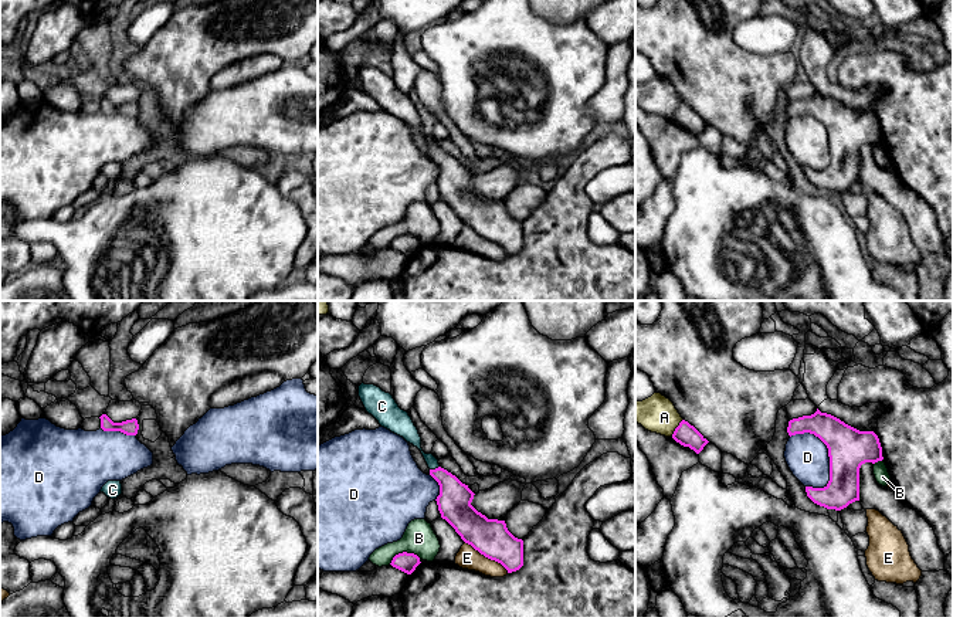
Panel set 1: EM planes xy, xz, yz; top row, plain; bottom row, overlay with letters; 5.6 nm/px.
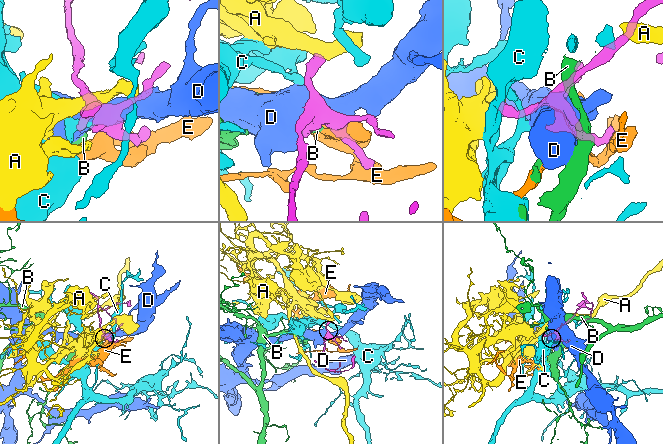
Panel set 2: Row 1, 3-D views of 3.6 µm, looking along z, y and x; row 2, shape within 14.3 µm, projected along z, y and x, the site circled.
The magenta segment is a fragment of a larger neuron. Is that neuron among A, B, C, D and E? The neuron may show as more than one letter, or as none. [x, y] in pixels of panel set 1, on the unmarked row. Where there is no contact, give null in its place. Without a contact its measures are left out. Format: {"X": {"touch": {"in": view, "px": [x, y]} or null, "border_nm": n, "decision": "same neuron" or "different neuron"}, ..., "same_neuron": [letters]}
{"A": {"touch": {"in": "yz", "px": [677, 109]}, "border_nm": 120, "decision": "different neuron"}, "B": {"touch": {"in": "xz", "px": [403, 234]}, "border_nm": 190, "decision": "different neuron"}, "C": {"touch": {"in": "xz", "px": [436, 151]}, "border_nm": 60, "decision": "same neuron"}, "D": {"touch": {"in": "yz", "px": [827, 129]}, "border_nm": 360, "decision": "different neuron"}, "E": {"touch": {"in": "xz", "px": [487, 238]}, "border_nm": 320, "decision": "different neuron"}, "same_neuron": ["C"]}

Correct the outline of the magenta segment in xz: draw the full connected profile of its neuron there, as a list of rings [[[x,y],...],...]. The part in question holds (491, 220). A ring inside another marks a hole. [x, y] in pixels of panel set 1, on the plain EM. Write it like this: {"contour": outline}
{"contour": [[[362,65],[359,79],[366,94],[381,109],[403,119],[421,133],[430,157],[440,167],[440,177],[435,183],[441,200],[455,211],[465,226],[485,240],[501,245],[508,255],[519,252],[523,248],[523,223],[508,213],[505,203],[488,201],[471,187],[475,176],[455,157],[441,150],[433,136],[423,133],[417,109],[393,78],[374,67]]]}

